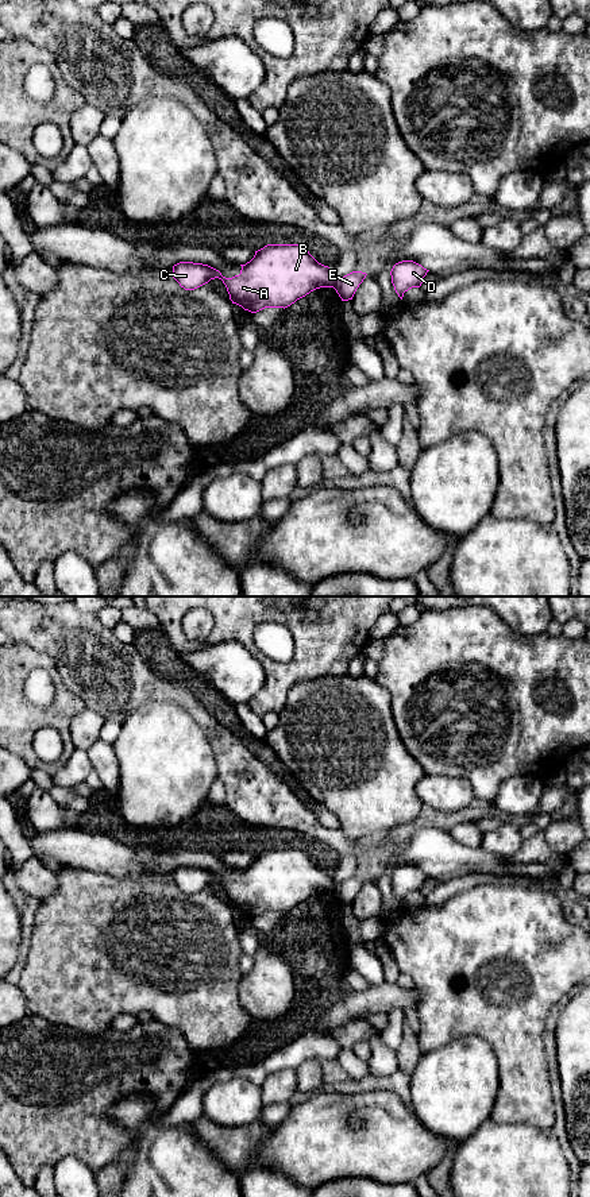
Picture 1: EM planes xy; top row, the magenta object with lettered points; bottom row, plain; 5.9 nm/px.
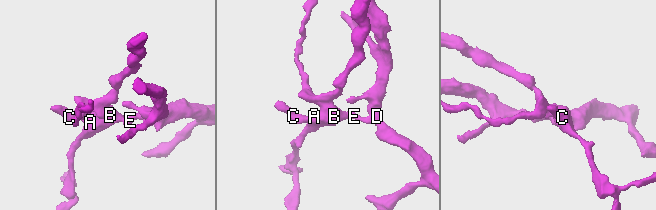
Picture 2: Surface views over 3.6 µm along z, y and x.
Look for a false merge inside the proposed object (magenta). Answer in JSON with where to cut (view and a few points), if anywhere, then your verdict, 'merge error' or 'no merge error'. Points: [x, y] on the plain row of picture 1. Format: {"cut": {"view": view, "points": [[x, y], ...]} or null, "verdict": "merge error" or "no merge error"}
{"cut": {"view": "xy", "points": [[336, 881], [332, 891]]}, "verdict": "merge error"}

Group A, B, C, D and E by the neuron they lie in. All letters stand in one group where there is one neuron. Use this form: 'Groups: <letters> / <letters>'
Groups: A B C / D E

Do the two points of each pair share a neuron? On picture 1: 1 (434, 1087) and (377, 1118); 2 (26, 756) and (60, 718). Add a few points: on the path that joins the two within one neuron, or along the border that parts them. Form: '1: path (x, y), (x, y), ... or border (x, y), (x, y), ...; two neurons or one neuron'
1: border (412, 1108), (416, 1118), (432, 1132); two neurons
2: path (26, 742), (26, 733), (41, 718), (46, 718); one neuron

